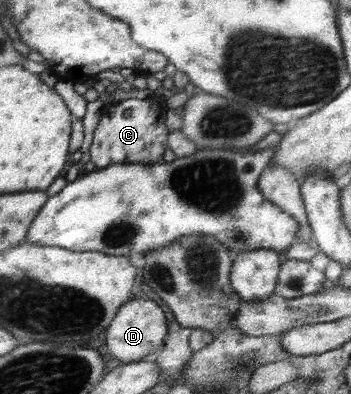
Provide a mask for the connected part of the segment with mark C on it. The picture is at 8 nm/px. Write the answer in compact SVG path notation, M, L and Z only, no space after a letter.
M154 97L138 99L129 98L116 104L110 104L102 109L102 116L95 130L94 140L91 146L91 159L98 167L108 167L119 163L158 163L163 162L164 153L171 147L170 129L166 125L168 121L166 101L154 100Z

